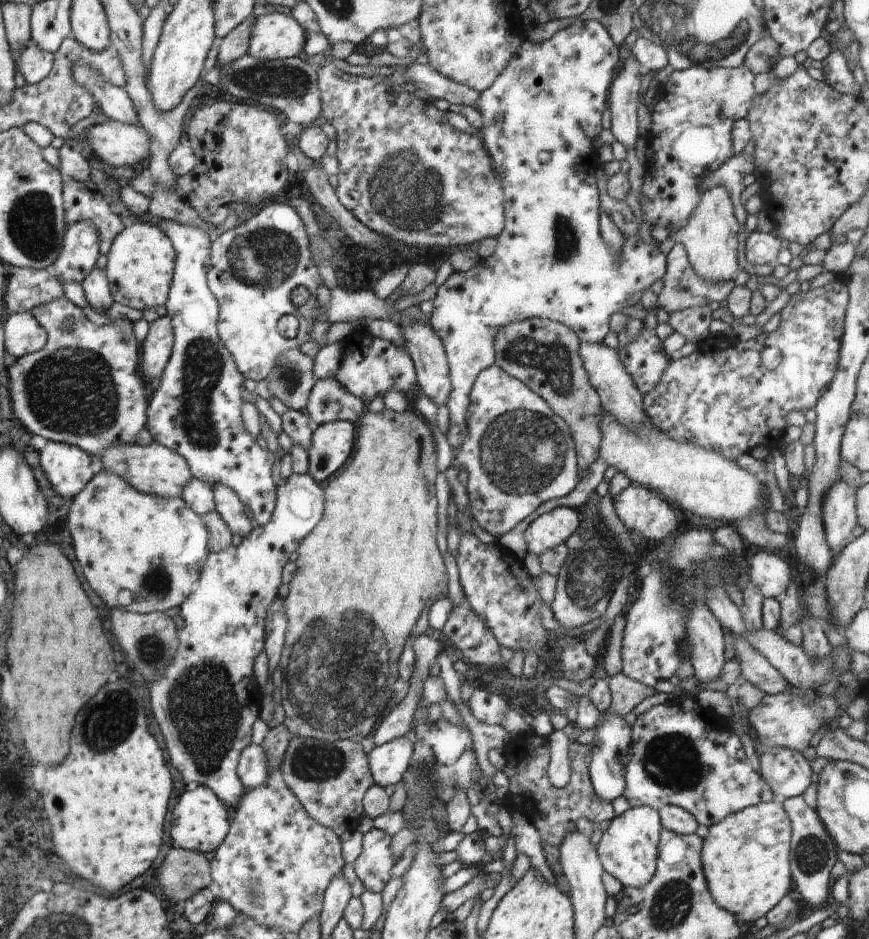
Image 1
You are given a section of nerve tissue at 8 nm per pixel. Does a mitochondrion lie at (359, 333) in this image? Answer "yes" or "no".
no

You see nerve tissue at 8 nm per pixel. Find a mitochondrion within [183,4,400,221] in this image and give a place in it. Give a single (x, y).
(288, 82)

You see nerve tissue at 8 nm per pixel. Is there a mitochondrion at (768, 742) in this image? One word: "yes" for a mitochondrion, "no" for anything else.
no

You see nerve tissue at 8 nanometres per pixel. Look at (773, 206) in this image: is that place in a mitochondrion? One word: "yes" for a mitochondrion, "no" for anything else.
no

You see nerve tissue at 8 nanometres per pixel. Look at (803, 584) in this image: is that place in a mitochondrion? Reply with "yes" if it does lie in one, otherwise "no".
no

